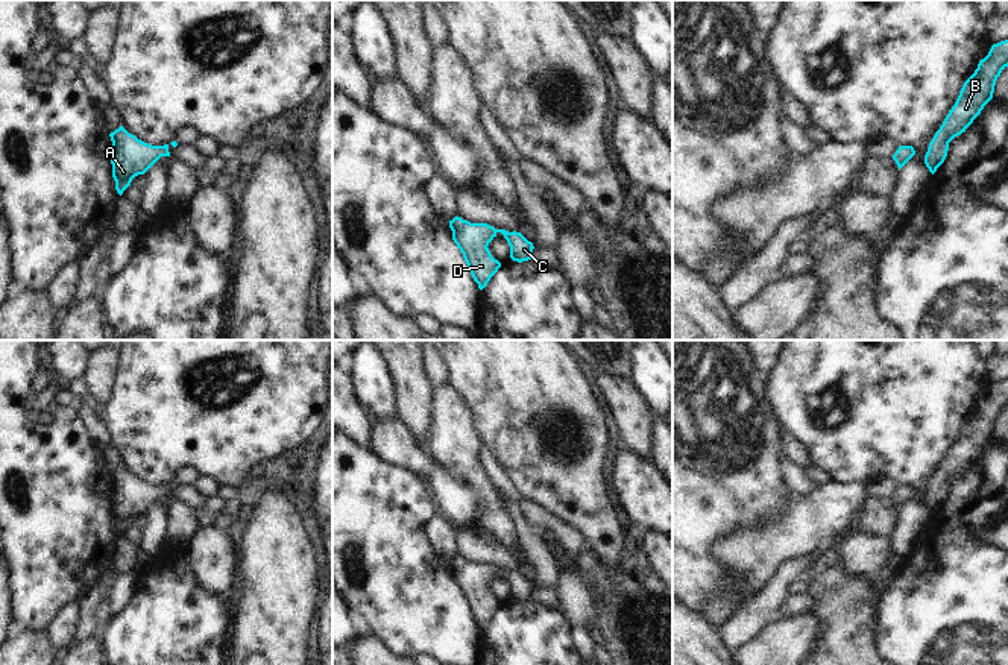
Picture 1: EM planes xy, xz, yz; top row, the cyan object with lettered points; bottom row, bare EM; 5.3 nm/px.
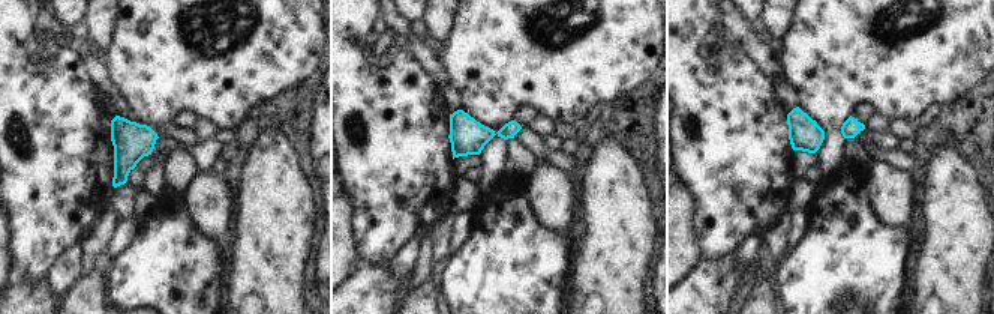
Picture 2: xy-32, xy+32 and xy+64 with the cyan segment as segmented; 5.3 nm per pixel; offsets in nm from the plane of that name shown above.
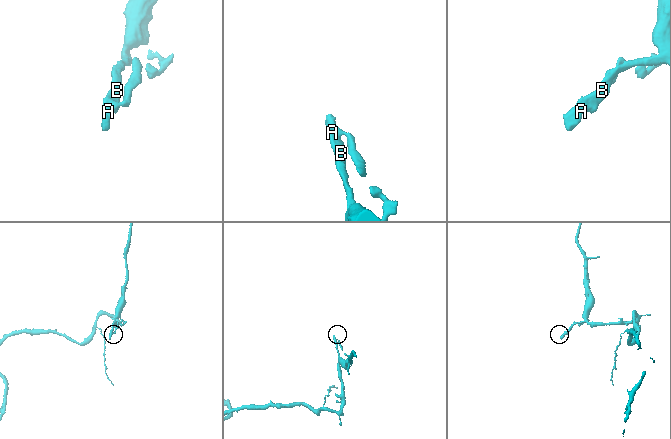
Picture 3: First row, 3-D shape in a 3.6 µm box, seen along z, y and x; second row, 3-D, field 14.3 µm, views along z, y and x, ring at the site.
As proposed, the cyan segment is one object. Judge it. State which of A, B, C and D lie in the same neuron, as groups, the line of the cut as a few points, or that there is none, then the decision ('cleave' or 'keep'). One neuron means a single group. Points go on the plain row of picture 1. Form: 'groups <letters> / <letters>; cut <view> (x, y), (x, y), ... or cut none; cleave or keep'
groups A B C D; cut none; keep

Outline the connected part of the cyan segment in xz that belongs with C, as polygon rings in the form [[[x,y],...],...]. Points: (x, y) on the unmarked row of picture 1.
[[[457,556],[449,560],[449,568],[452,571],[452,580],[463,594],[471,615],[480,630],[487,626],[490,618],[501,607],[501,603],[492,597],[487,588],[498,572],[507,580],[510,586],[510,598],[513,601],[522,603],[531,600],[534,586],[521,572],[495,569],[487,563],[471,563]]]

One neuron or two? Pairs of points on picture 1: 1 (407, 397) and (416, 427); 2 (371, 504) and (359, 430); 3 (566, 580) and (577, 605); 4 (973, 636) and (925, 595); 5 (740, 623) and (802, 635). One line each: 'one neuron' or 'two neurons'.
1: one neuron
2: two neurons
3: one neuron
4: one neuron
5: two neurons

